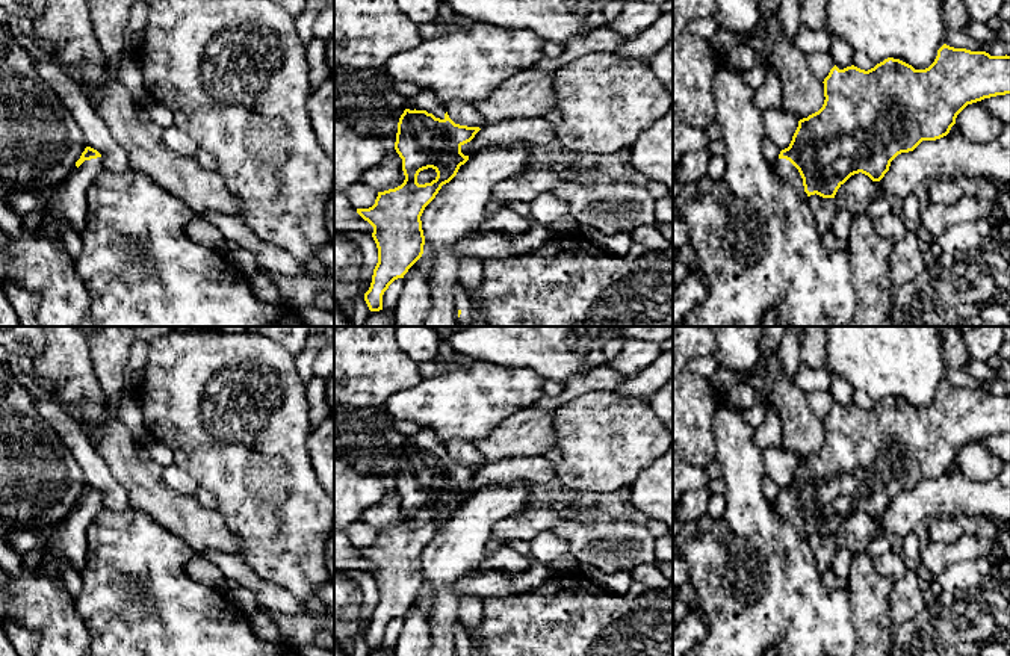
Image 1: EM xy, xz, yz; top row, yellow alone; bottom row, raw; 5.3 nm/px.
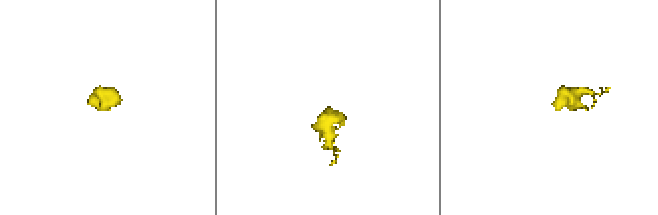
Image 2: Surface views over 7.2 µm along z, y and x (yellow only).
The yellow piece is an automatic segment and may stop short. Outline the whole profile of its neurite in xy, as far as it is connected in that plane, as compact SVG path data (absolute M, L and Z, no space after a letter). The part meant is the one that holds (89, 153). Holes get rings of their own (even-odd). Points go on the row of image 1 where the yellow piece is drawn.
M86 147L80 159L76 162L77 169L71 172L48 195L45 216L62 218L68 221L76 233L80 233L86 222L88 203L86 192L91 183L103 171L101 154Z

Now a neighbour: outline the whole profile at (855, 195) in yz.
M859 172L841 184L835 200L839 209L847 209L854 215L865 213L868 204L875 195L875 183L868 175Z

